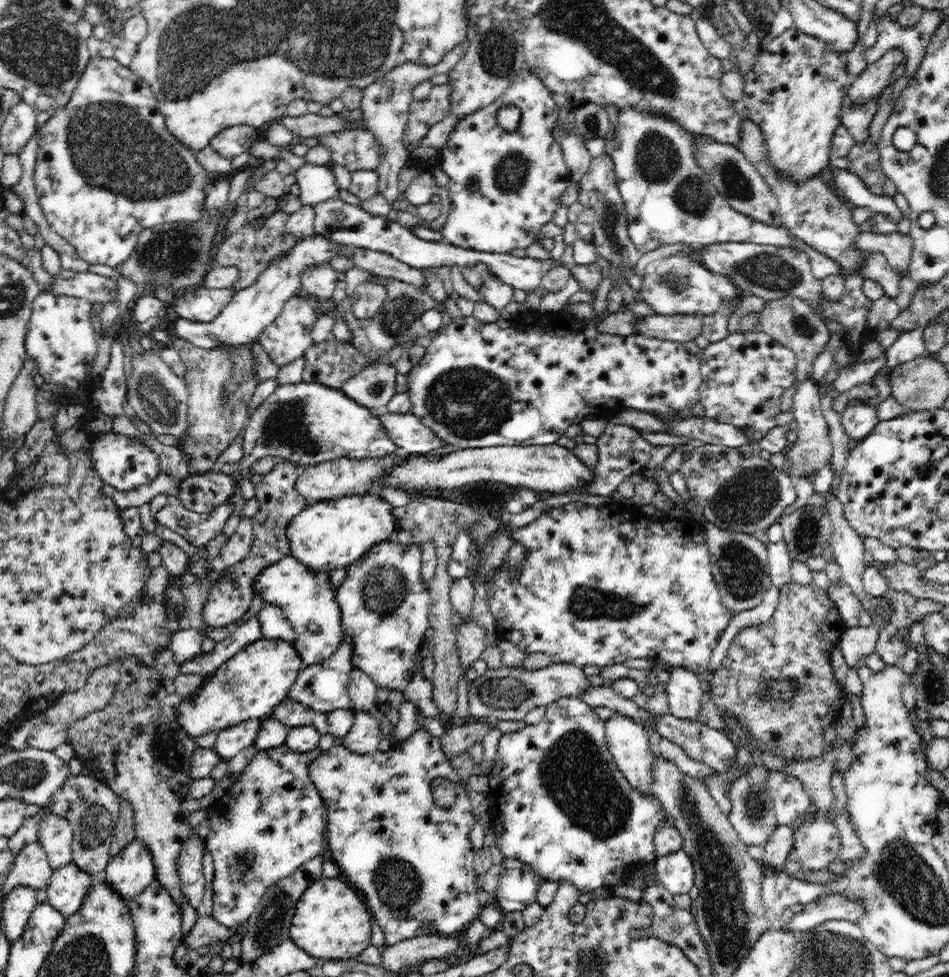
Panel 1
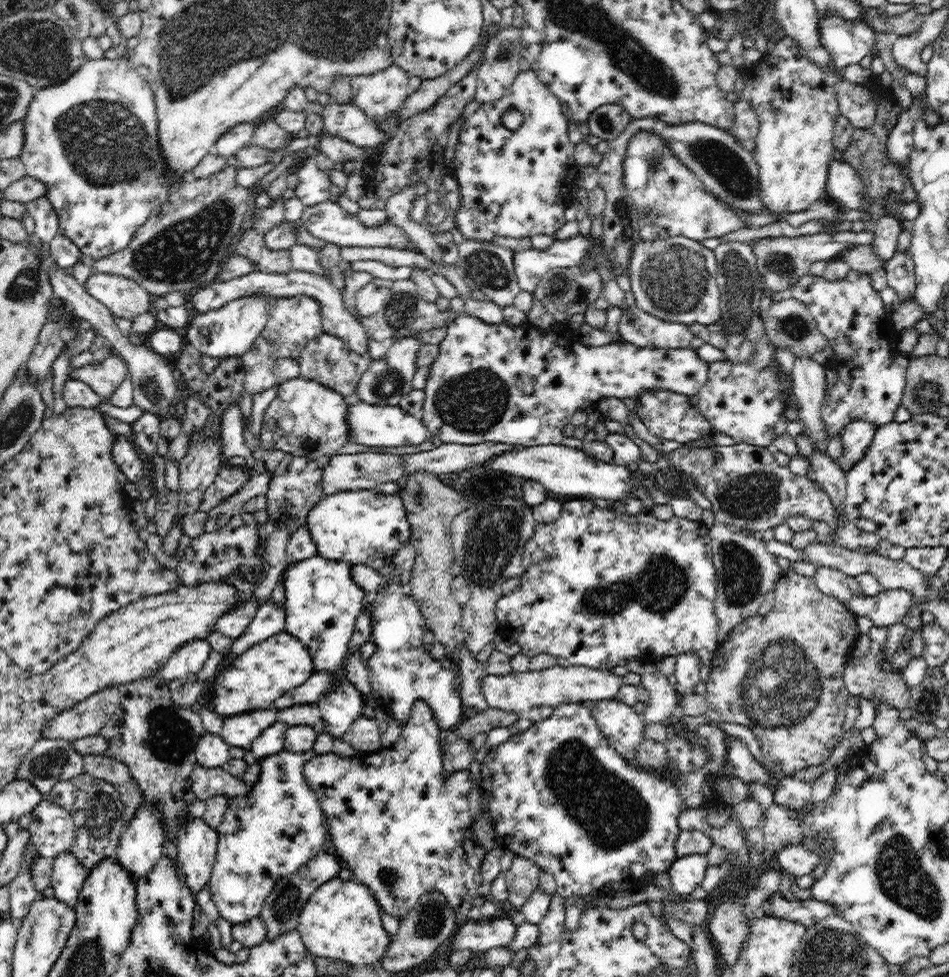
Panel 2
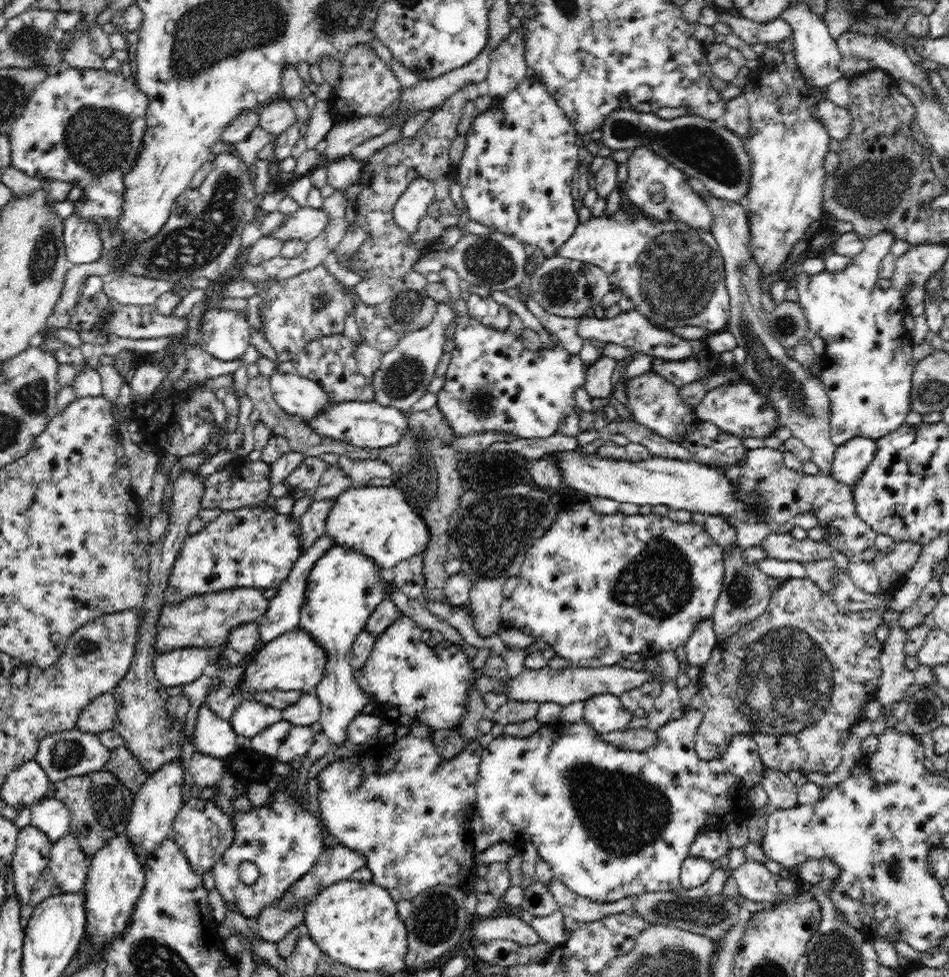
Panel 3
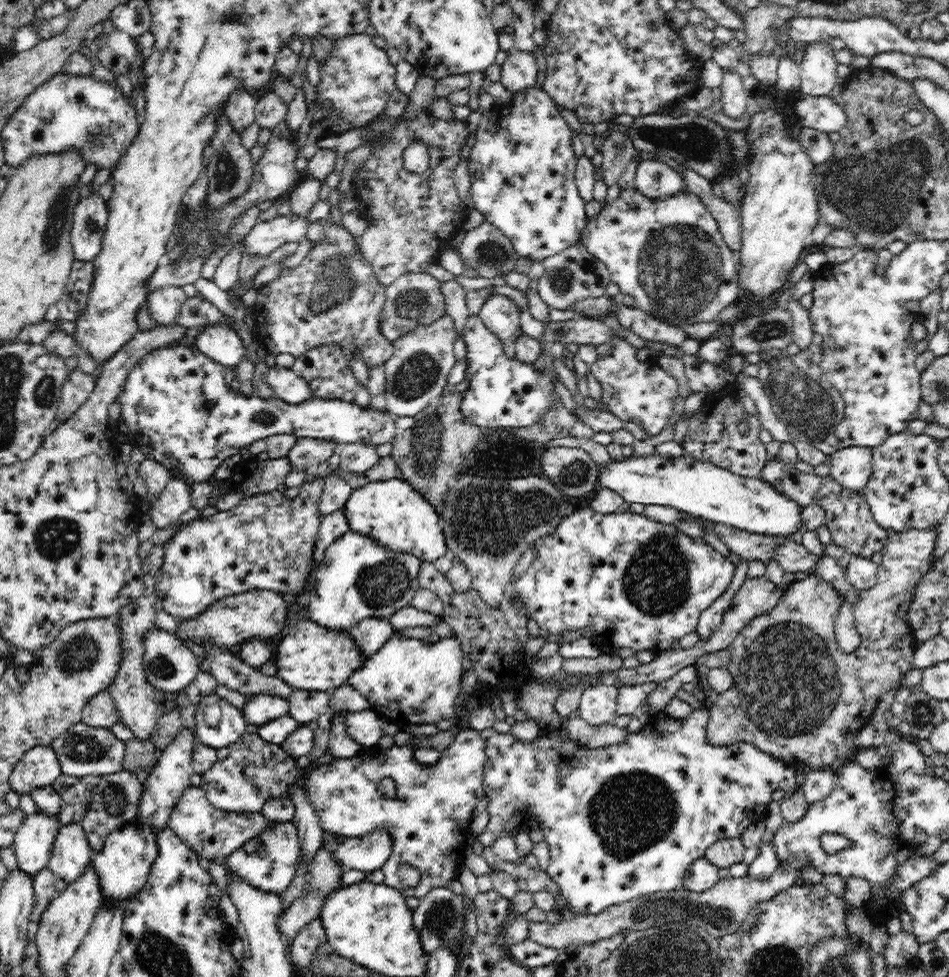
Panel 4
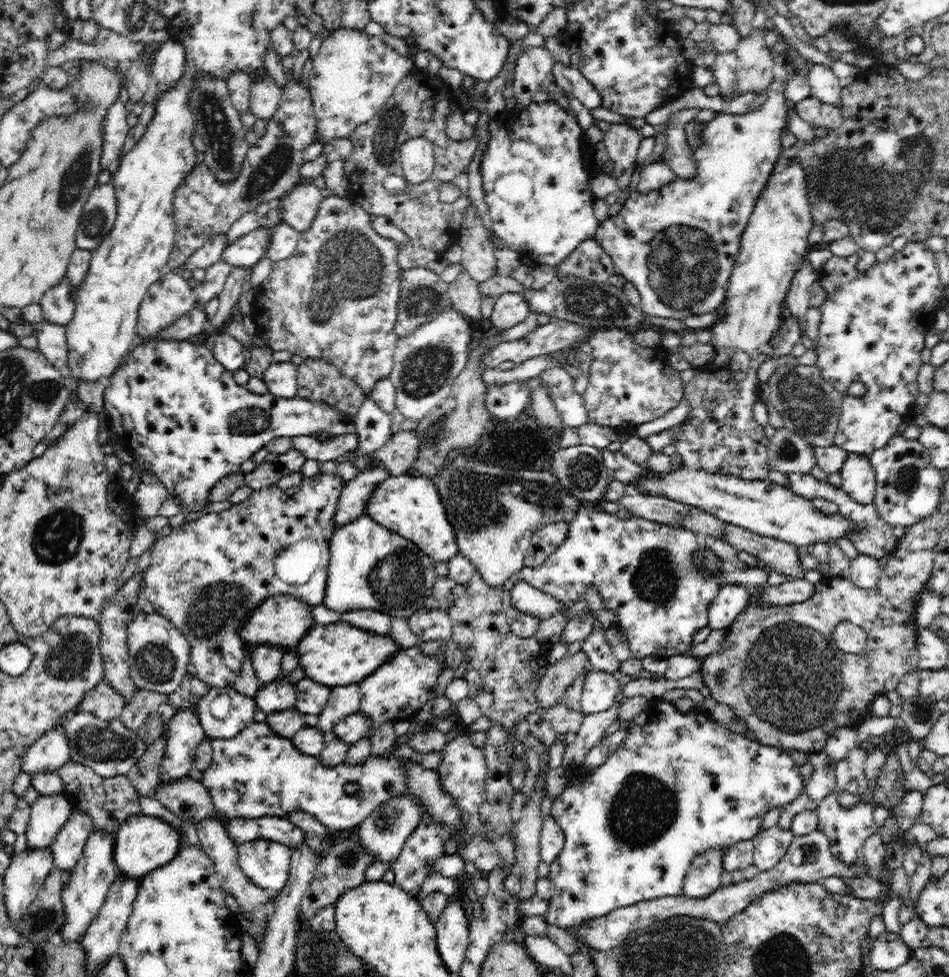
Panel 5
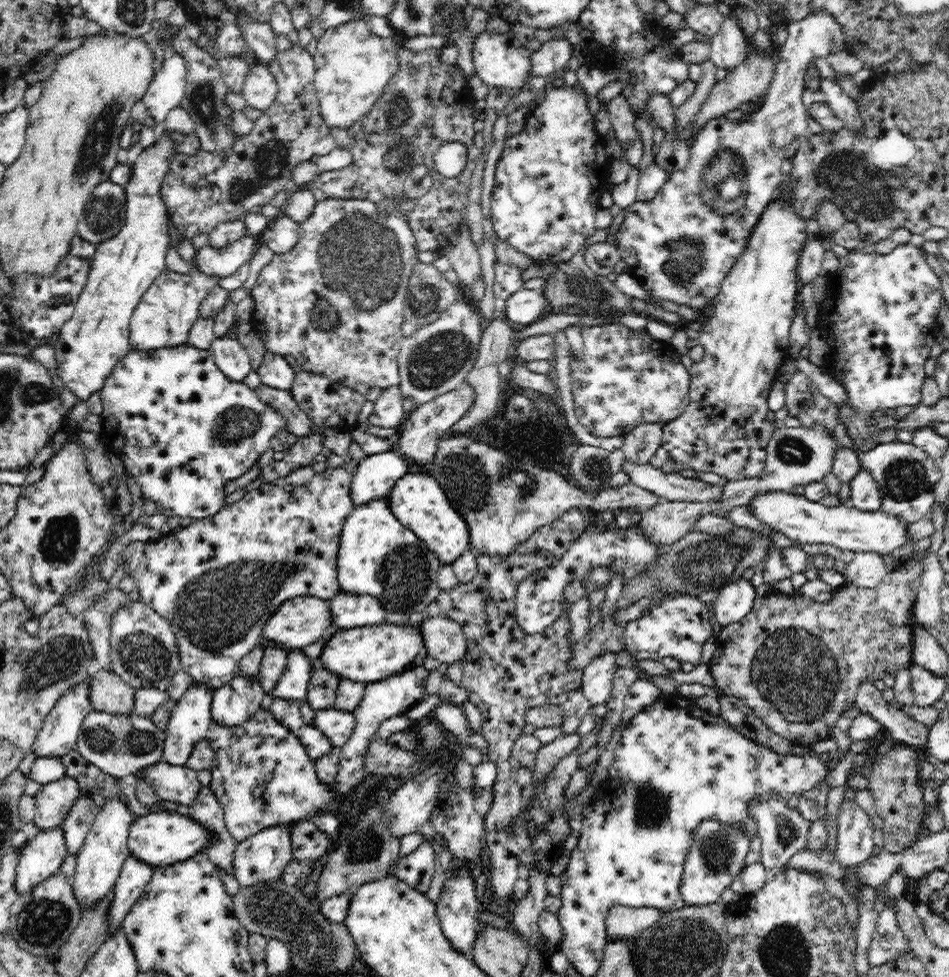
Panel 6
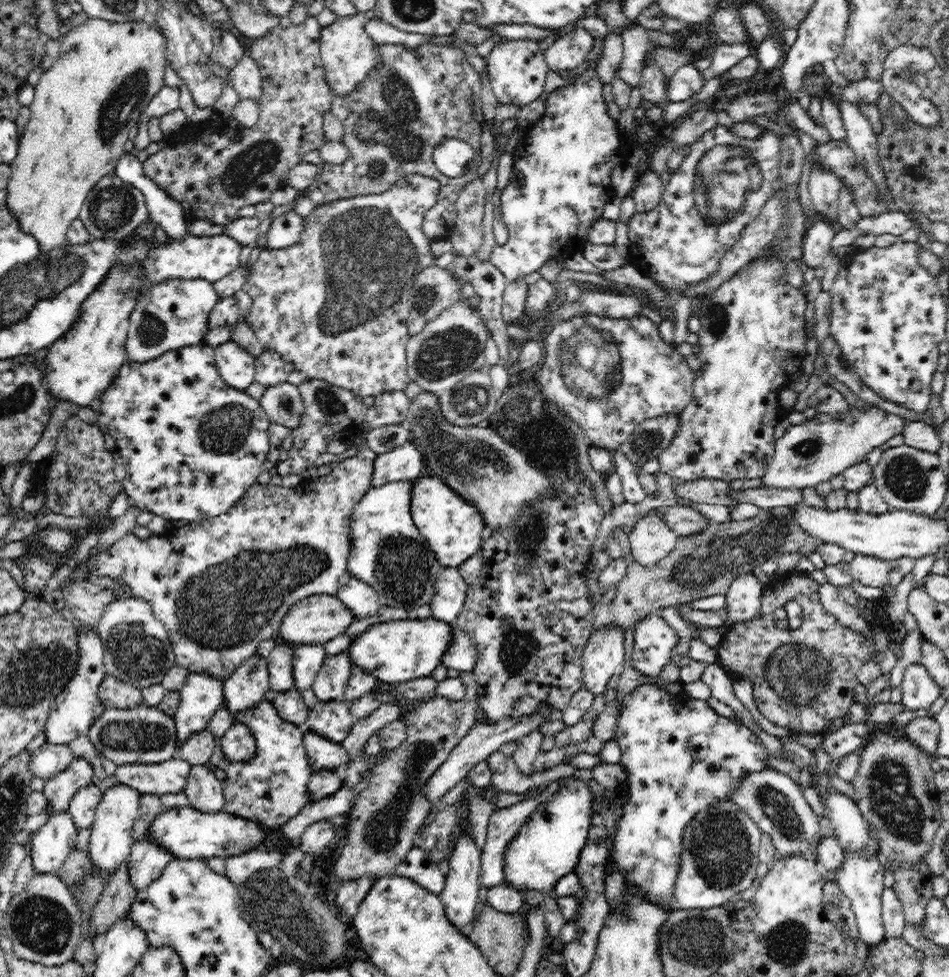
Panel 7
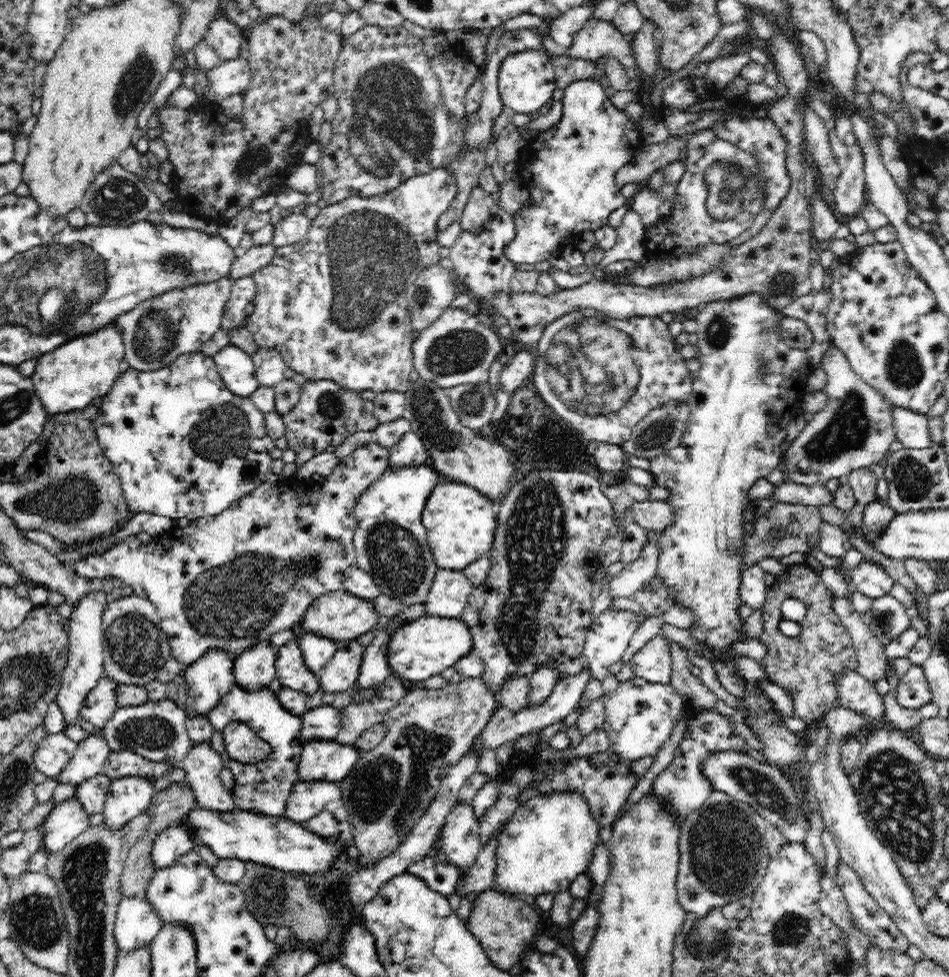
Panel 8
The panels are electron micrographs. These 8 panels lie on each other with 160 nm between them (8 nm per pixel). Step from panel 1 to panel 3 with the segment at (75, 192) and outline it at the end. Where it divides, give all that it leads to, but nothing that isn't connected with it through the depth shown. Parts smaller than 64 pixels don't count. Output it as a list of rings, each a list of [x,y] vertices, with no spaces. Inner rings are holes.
[[[69,67],[48,76],[29,97],[22,116],[10,130],[10,165],[28,176],[68,182],[70,186],[84,192],[82,199],[73,202],[73,212],[84,221],[92,221],[98,234],[108,224],[110,236],[113,240],[120,240],[121,230],[117,224],[124,210],[125,176],[135,166],[142,150],[148,128],[146,116],[149,104],[150,99],[138,89],[135,78],[127,78],[121,72]]]

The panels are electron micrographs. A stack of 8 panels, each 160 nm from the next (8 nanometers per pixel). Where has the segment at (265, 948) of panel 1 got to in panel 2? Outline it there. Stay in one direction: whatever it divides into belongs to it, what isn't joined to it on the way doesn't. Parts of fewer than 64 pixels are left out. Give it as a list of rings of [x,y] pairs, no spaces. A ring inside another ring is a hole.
[[[322,852],[309,860],[302,868],[298,868],[296,872],[279,878],[270,894],[264,898],[264,904],[259,914],[264,927],[266,927],[264,941],[275,941],[279,936],[296,929],[301,909],[306,904],[306,900],[321,884],[338,877],[338,871],[342,867],[344,864],[338,856]]]

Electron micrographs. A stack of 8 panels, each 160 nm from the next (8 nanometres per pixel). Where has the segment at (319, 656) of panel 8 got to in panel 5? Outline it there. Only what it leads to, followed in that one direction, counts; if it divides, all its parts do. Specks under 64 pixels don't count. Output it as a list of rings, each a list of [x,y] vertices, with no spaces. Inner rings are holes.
[[[272,681],[260,687],[254,701],[256,701],[256,710],[261,710],[266,715],[282,712],[295,706],[296,689],[288,682]]]

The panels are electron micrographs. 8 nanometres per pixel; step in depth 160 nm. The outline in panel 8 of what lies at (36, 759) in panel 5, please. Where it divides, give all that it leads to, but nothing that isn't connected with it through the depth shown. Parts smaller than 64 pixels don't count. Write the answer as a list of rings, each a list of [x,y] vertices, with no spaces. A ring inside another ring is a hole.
[[[102,590],[96,592],[96,594],[90,594],[84,600],[80,600],[80,604],[74,607],[72,616],[69,619],[68,666],[64,670],[61,688],[54,701],[58,705],[58,709],[62,711],[62,719],[64,719],[64,730],[62,730],[62,733],[68,727],[79,725],[80,711],[84,701],[105,675],[103,671],[104,630],[102,628],[102,616],[109,601],[108,595]]]

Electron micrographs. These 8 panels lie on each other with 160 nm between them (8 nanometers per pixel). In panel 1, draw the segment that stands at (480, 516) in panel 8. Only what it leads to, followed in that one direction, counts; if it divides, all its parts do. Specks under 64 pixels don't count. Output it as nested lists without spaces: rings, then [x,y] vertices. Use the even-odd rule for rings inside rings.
[[[377,494],[350,495],[339,499],[325,500],[307,505],[290,520],[286,528],[288,537],[289,555],[300,562],[313,574],[318,572],[332,572],[348,567],[353,561],[358,560],[376,544],[389,540],[400,526],[394,523],[392,506]]]

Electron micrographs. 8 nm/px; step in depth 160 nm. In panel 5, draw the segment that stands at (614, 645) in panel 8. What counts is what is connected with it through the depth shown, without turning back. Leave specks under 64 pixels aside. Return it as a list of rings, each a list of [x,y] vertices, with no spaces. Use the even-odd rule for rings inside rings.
[[[592,668],[586,676],[580,701],[580,711],[586,715],[608,710],[616,700],[619,683],[608,672]]]

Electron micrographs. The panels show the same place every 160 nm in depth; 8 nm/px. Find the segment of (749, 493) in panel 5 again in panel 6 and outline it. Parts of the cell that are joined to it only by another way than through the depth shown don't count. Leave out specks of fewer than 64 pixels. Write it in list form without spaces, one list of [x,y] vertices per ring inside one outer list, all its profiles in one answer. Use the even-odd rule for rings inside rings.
[[[788,491],[760,492],[750,498],[744,507],[772,531],[782,533],[794,545],[830,544],[842,551],[877,553],[880,556],[893,553],[908,542],[906,532],[907,522],[886,515],[881,510],[861,511],[854,506],[841,504],[837,507],[827,507],[816,501],[808,500],[804,495],[789,493]]]

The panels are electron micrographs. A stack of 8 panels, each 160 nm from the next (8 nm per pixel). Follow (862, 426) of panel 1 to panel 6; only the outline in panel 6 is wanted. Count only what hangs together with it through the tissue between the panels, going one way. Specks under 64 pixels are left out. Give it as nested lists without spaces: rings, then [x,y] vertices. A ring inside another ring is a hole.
[[[860,466],[856,476],[852,477],[850,484],[850,505],[861,511],[874,512],[878,511],[881,506],[881,496],[879,485],[874,480],[868,469]]]

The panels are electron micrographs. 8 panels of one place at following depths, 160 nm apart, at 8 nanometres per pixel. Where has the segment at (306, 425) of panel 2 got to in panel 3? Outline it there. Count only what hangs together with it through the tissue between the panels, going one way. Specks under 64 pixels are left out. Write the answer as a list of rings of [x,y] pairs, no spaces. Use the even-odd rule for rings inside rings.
[[[275,371],[269,383],[279,410],[300,417],[306,424],[336,404],[318,383],[298,374]]]

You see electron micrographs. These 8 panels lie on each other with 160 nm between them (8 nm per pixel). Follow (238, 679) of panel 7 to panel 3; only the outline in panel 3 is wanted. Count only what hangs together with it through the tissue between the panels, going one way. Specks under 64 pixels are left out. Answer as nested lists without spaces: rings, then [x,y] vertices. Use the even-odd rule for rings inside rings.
[[[204,702],[198,710],[194,731],[195,752],[224,760],[236,749],[236,738],[230,721],[222,720]]]

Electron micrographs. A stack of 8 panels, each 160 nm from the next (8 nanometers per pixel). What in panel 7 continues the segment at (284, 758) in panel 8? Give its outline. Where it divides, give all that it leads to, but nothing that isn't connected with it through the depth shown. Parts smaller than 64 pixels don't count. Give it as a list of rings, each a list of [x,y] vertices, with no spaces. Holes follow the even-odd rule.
[[[264,700],[254,708],[235,713],[230,713],[228,707],[222,703],[211,716],[206,729],[214,735],[216,744],[216,750],[210,757],[209,764],[225,772],[222,780],[224,812],[258,823],[264,829],[274,829],[297,816],[308,803],[312,802],[307,784],[313,768],[303,747],[305,729],[284,722],[272,702]],[[234,723],[246,725],[256,741],[256,754],[241,765],[232,762],[220,748],[225,732]]]

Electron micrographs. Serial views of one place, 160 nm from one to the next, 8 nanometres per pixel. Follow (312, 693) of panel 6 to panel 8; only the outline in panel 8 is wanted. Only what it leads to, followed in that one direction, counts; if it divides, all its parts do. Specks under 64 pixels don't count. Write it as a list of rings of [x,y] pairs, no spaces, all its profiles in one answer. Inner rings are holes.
[[[356,639],[337,641],[337,650],[327,666],[317,676],[319,689],[324,693],[342,692],[354,686],[360,673],[364,646]]]

